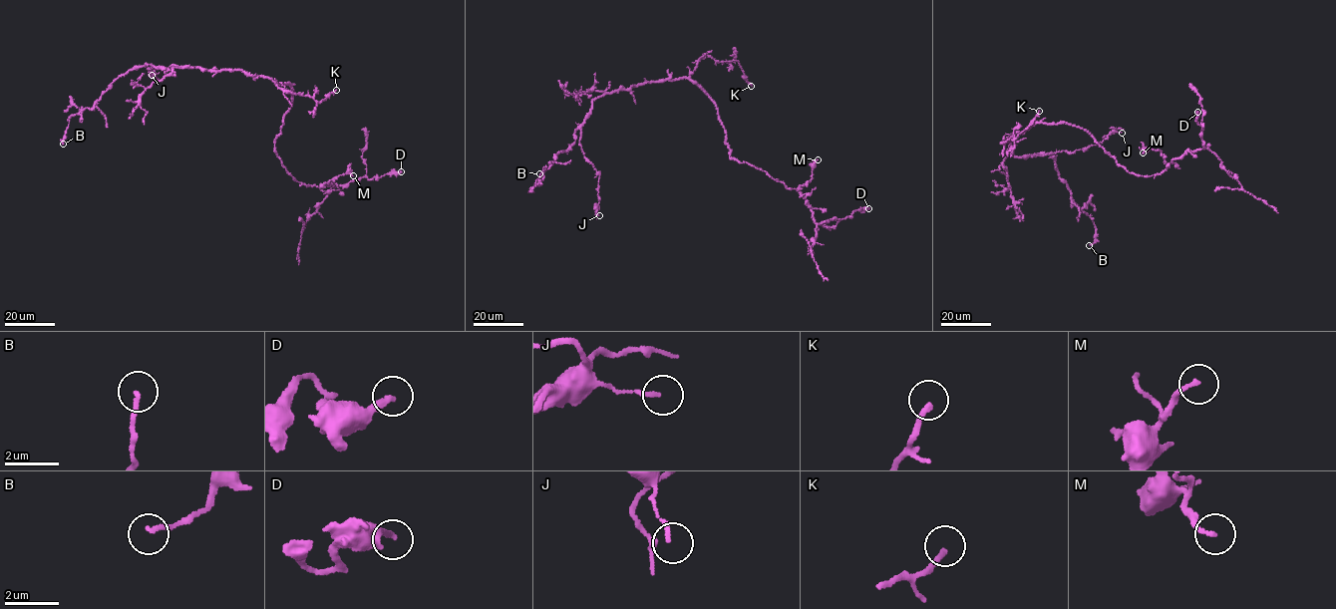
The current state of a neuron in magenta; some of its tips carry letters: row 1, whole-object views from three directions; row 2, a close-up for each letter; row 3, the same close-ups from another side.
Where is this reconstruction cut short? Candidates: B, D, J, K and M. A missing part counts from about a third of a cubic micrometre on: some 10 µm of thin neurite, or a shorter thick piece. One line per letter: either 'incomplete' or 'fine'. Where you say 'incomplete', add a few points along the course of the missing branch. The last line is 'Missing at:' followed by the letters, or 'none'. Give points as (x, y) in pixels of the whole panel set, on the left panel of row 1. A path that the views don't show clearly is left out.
B: fine
D: fine
J: fine
K: fine
M: fine
Missing at: none

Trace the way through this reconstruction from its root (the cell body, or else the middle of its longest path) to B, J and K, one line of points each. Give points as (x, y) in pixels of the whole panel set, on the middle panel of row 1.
B: (712, 99), (681, 78), (606, 92), (593, 101), (573, 145), (555, 155), (538, 184), (539, 173)
J: (712, 99), (698, 85), (681, 78), (646, 81), (606, 92), (593, 101), (579, 143), (599, 175), (599, 215)
K: (712, 99), (690, 77), (705, 54), (719, 61), (738, 61), (751, 86)

